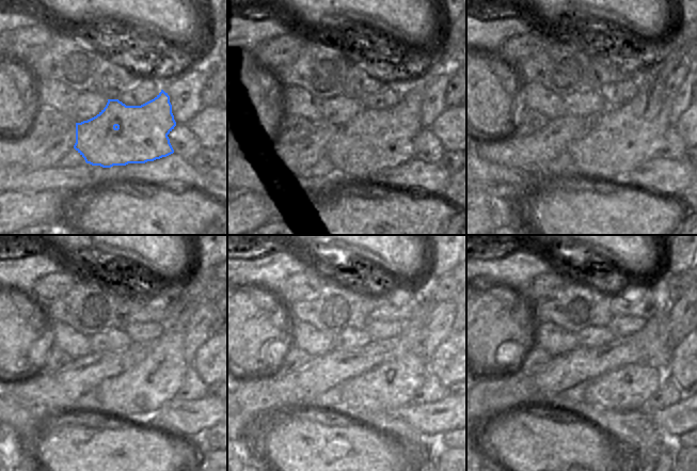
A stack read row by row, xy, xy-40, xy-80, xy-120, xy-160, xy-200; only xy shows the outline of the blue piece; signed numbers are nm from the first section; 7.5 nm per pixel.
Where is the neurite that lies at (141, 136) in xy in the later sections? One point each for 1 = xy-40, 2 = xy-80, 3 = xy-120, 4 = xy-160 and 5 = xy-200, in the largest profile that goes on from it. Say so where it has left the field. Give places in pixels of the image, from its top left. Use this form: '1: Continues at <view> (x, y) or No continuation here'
1: Continues at xy-40 (375, 140)
2: Continues at xy-80 (626, 137)
3: Continues at xy-120 (141, 390)
4: Continues at xy-160 (384, 389)
5: Continues at xy-200 (629, 388).

